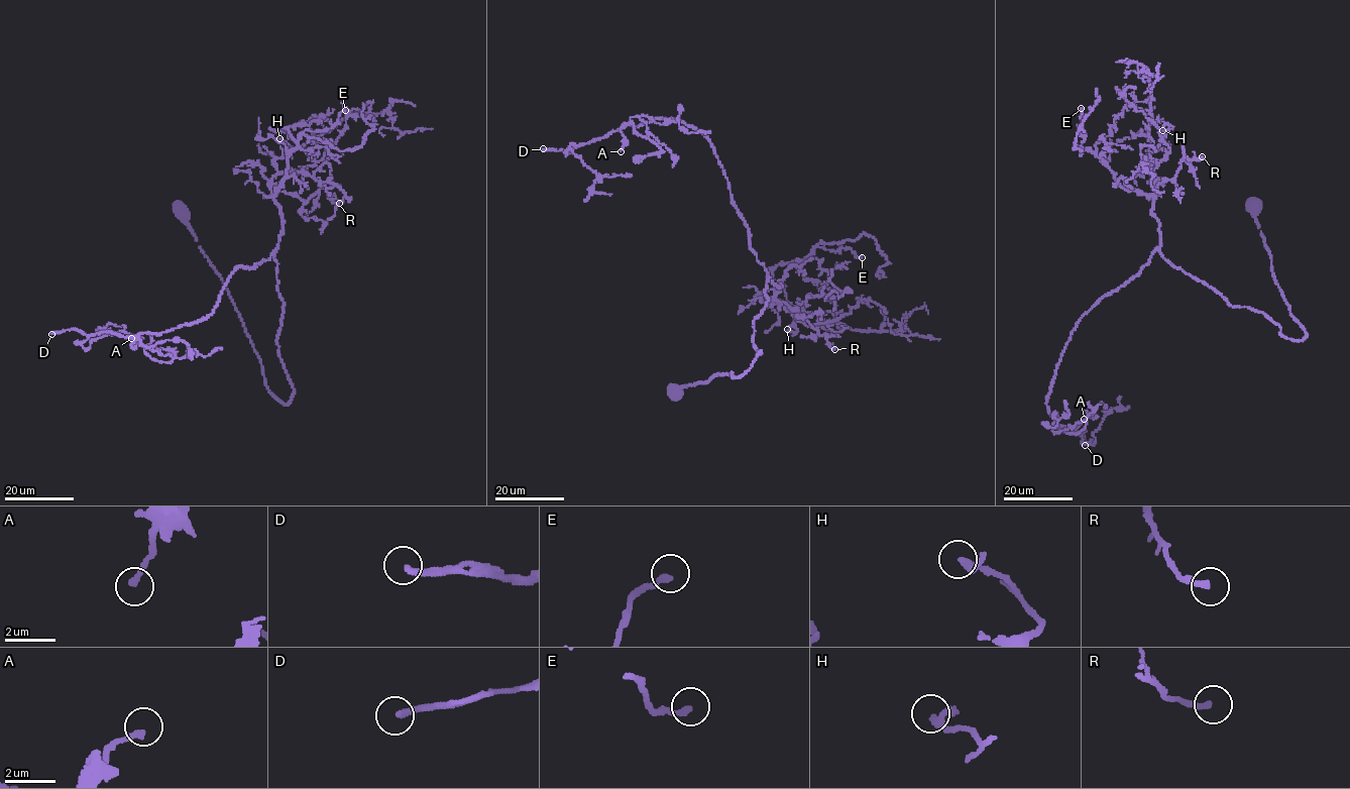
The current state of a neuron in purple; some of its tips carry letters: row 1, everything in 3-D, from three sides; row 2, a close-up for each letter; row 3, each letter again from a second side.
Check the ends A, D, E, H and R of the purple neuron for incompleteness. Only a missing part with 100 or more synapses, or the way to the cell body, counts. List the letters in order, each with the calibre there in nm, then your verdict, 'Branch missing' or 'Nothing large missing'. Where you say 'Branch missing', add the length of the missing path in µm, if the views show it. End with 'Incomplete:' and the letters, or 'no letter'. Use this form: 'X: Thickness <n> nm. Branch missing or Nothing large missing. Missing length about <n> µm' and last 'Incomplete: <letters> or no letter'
A: Thickness 200 nm. Nothing large missing
D: Thickness 220 nm. Branch missing. Missing length about 60 µm
E: Thickness 240 nm. Nothing large missing
H: Thickness 240 nm. Nothing large missing
R: Thickness 240 nm. Nothing large missing
Incomplete: D

